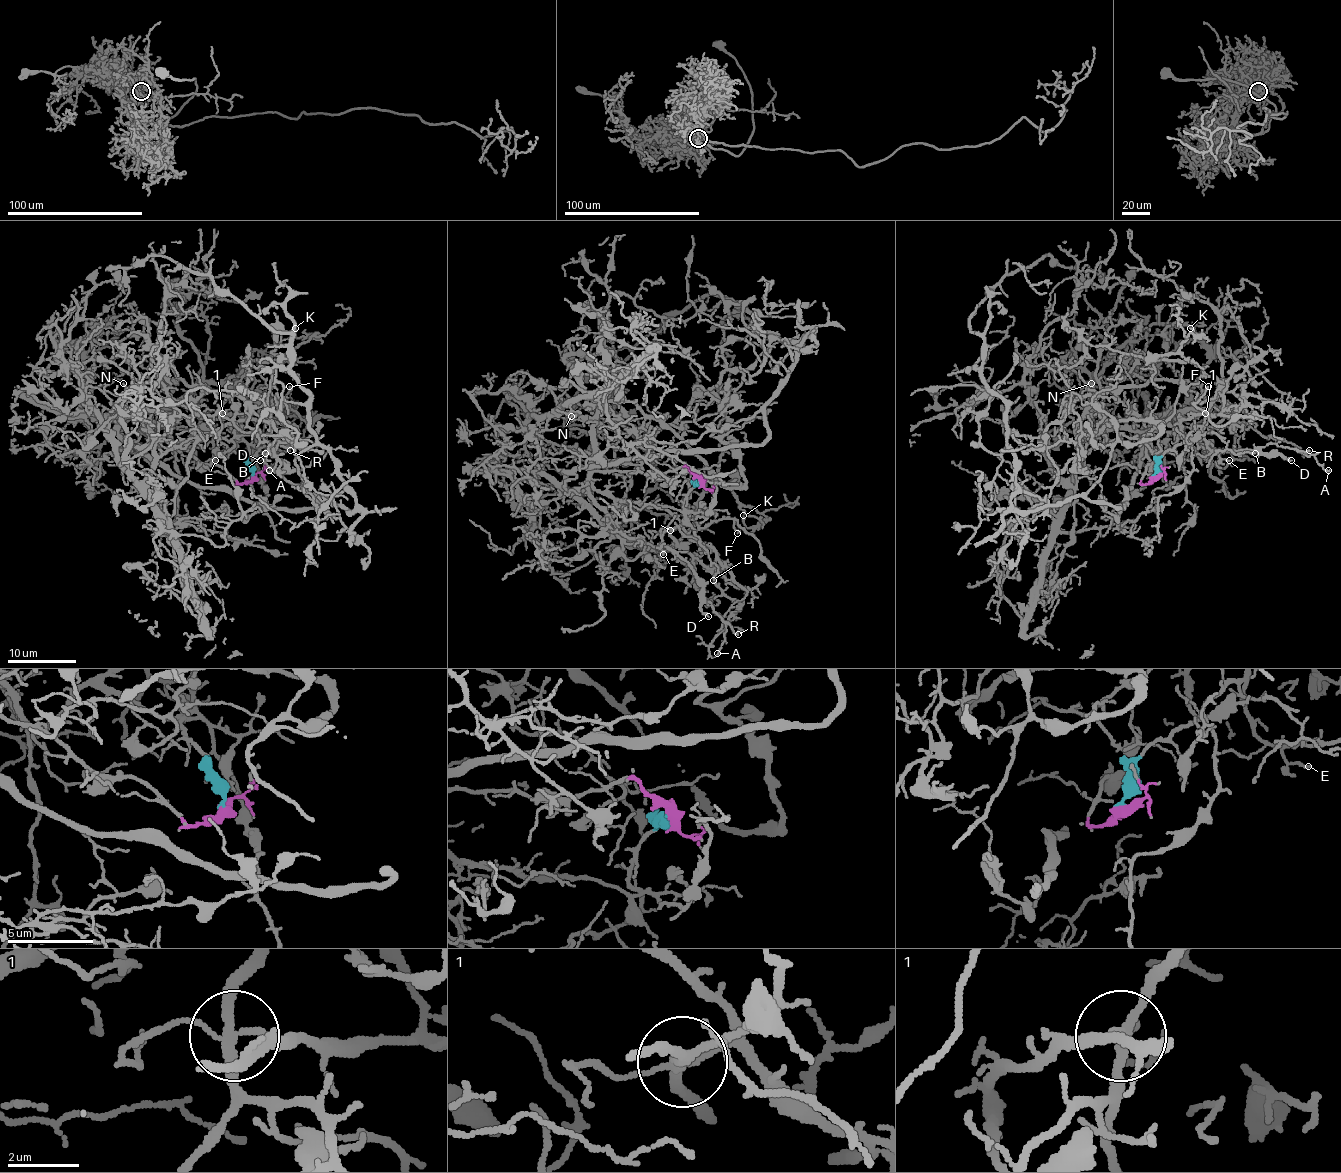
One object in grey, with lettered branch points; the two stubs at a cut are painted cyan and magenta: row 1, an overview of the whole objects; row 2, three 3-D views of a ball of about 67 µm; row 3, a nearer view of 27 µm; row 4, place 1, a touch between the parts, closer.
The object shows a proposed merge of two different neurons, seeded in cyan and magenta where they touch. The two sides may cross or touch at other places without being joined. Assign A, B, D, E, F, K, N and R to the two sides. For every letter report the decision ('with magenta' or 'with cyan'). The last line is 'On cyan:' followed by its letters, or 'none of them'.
A: with cyan
B: with cyan
D: with cyan
E: with cyan
F: with cyan
K: with cyan
N: with magenta
R: with cyan
On cyan: A, B, D, E, F, K, R

